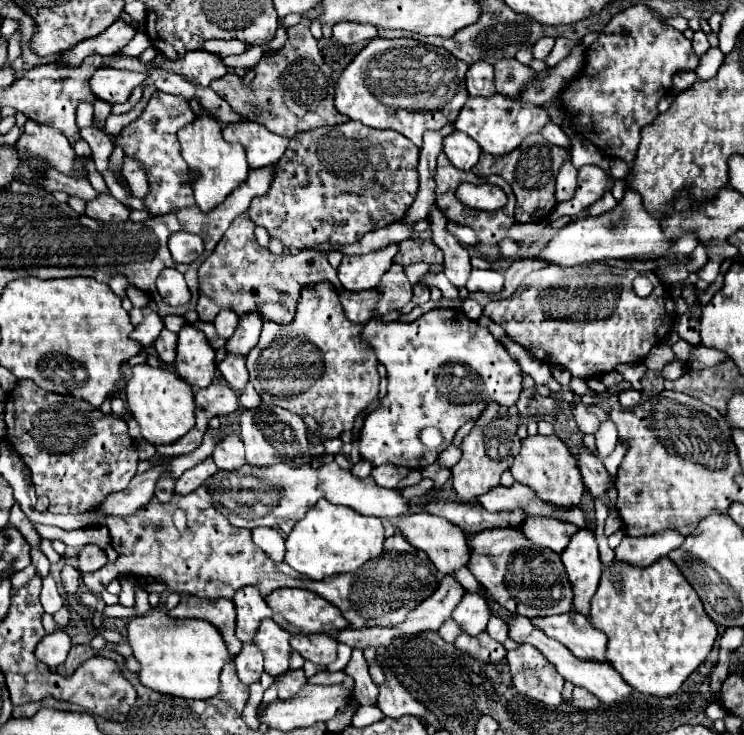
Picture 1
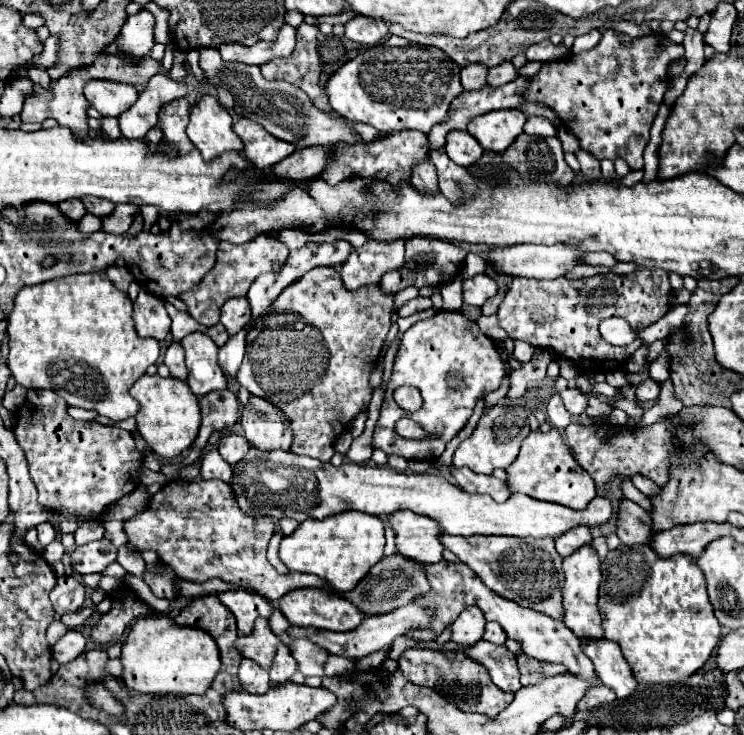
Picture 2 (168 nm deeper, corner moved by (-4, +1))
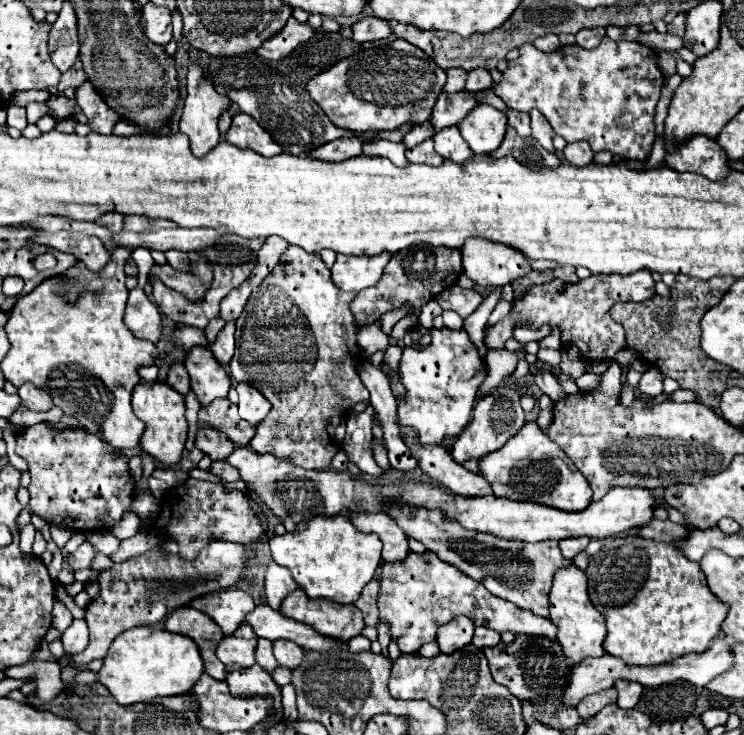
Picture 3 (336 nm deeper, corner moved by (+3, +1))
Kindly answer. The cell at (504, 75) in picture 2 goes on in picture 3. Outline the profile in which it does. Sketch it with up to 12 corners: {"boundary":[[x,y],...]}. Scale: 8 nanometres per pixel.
{"boundary":[[487,70],[469,72],[465,90],[473,94],[493,86]]}

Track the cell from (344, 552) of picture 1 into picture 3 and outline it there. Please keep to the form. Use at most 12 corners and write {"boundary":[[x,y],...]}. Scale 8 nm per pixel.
{"boundary":[[345,516],[273,536],[309,598],[355,602],[381,540]]}

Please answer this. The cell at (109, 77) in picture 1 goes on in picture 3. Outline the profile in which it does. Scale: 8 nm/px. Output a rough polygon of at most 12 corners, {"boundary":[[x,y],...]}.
{"boundary":[[89,82],[75,100],[93,132],[111,134],[119,116]]}

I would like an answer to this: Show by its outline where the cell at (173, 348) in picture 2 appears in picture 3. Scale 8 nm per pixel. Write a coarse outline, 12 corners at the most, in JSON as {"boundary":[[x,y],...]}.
{"boundary":[[171,364],[167,384],[183,396],[189,392],[189,374],[183,364]]}

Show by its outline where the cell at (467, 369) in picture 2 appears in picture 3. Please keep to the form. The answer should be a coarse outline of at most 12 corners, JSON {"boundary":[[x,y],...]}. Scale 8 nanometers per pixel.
{"boundary":[[465,330],[405,348],[399,426],[455,438],[485,380]]}

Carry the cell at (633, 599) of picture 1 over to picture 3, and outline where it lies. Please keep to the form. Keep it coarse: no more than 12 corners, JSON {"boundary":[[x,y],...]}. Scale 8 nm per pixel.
{"boundary":[[675,544],[589,558],[607,654],[655,666],[705,652],[727,604]]}

